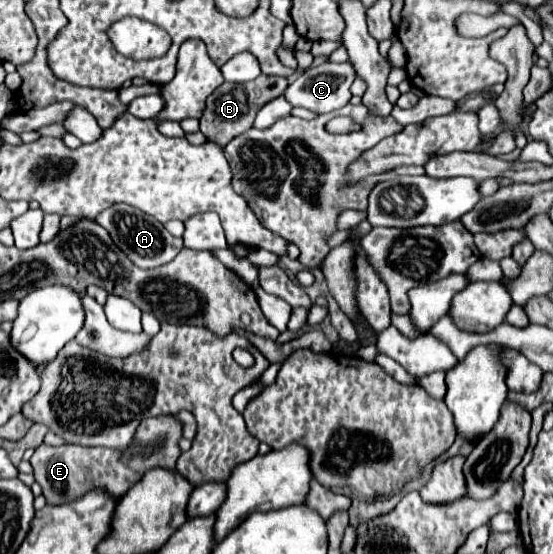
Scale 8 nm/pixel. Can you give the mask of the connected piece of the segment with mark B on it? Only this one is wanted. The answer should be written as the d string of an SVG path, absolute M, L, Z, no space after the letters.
M260 75L248 83L224 83L224 85L220 85L206 99L206 109L202 111L202 117L200 117L200 131L206 135L208 141L216 143L218 147L228 145L234 137L248 131L254 125L256 113L262 109L262 105L268 103L270 99L282 95L286 91L286 87L288 87L288 81L284 77L274 77L274 75Z

